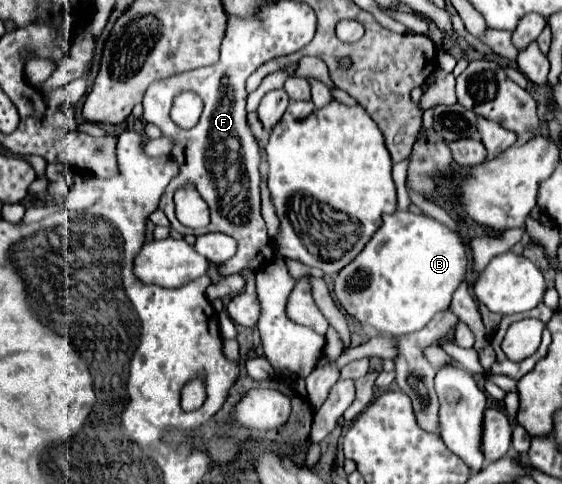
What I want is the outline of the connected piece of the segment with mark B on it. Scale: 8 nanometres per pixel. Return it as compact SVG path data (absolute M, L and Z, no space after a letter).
M397 209L395 213L385 213L383 215L383 225L375 231L375 237L371 237L371 241L365 245L365 249L355 257L355 261L351 261L347 267L341 269L341 273L337 275L335 279L335 295L339 299L339 303L343 305L343 309L353 315L365 329L377 329L379 333L385 333L385 335L391 335L391 337L397 337L397 335L405 335L405 333L413 333L413 331L419 331L423 329L437 311L443 311L449 307L451 303L451 295L455 293L455 289L459 287L459 283L465 279L465 273L467 273L467 267L469 267L469 259L467 259L467 247L461 239L461 235L457 231L451 231L449 227L445 227L443 223L435 221L433 217L427 217L425 213L411 213L411 211L401 211Z

